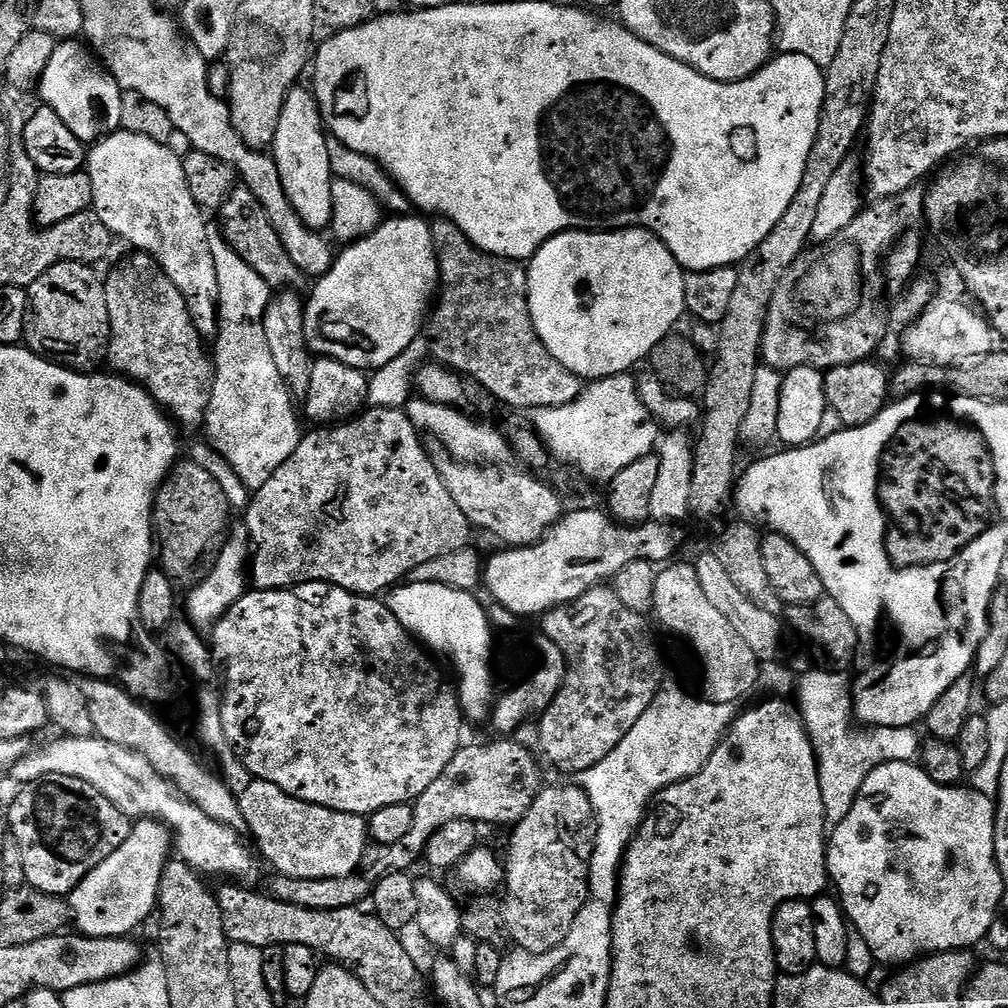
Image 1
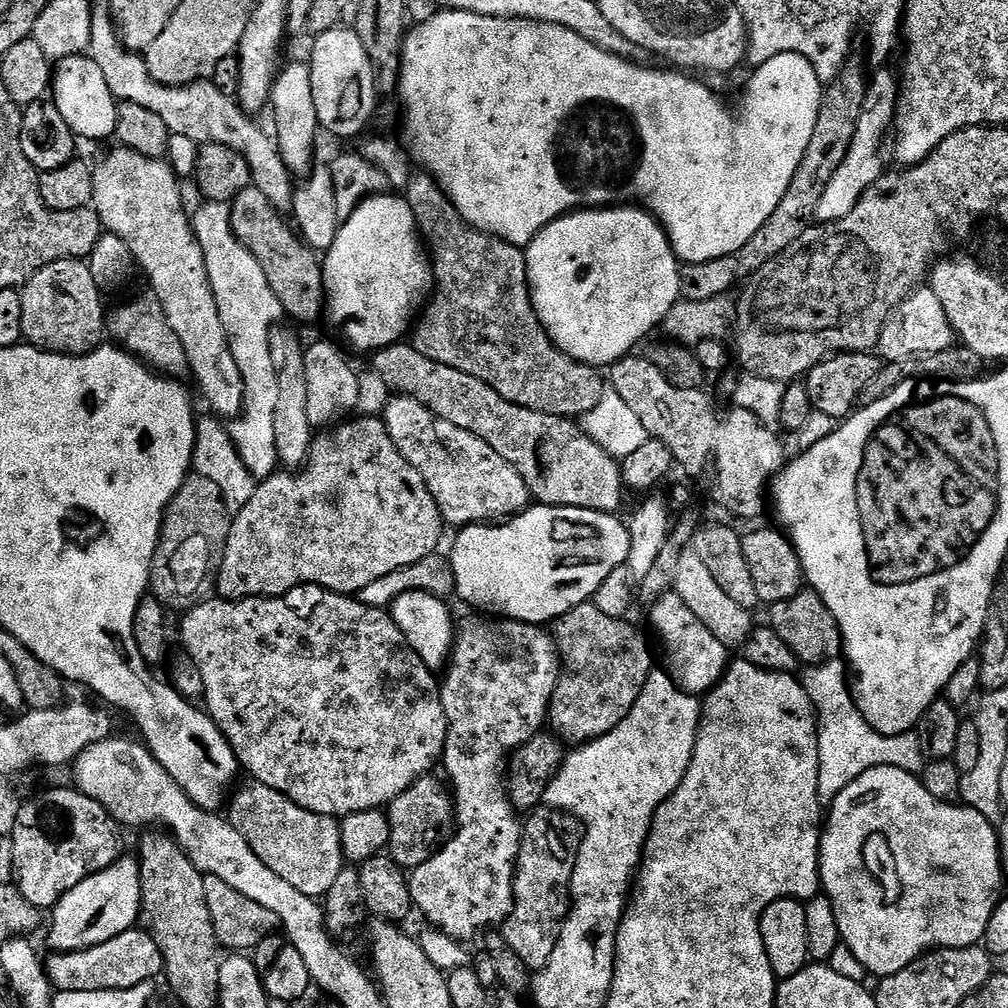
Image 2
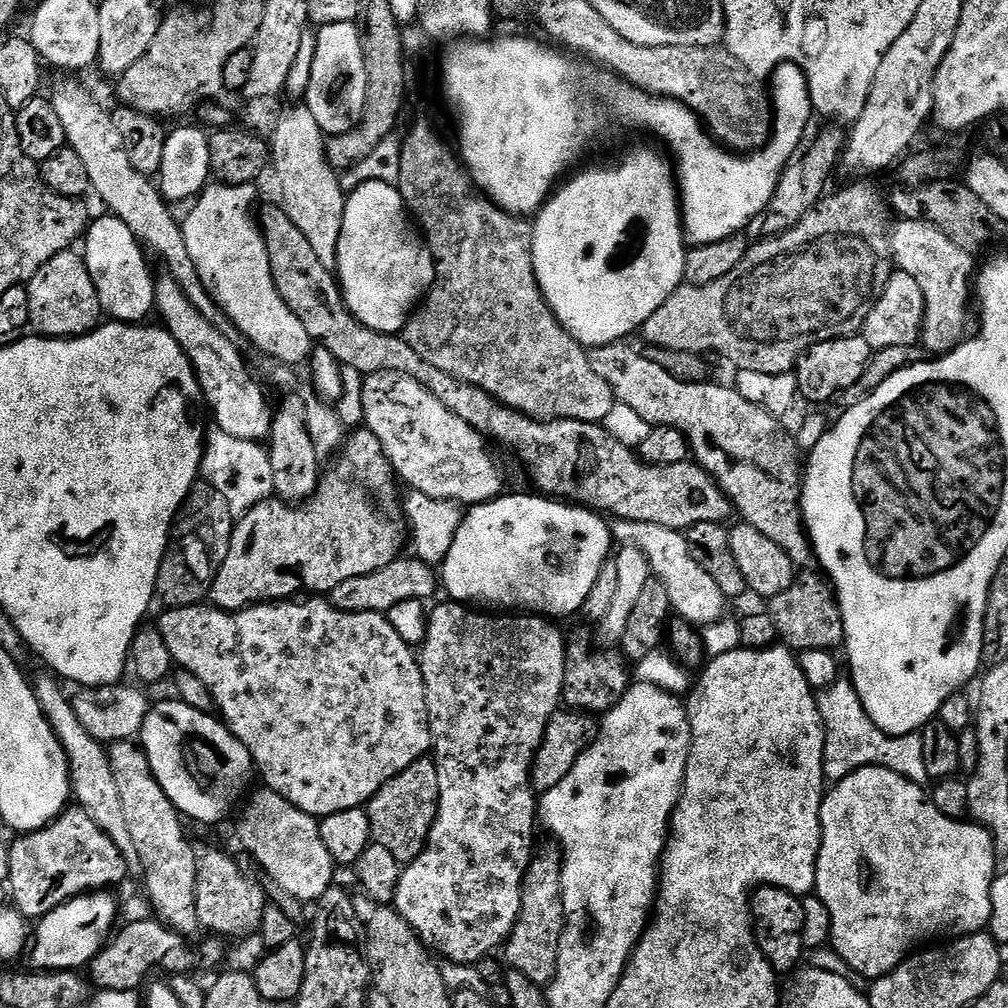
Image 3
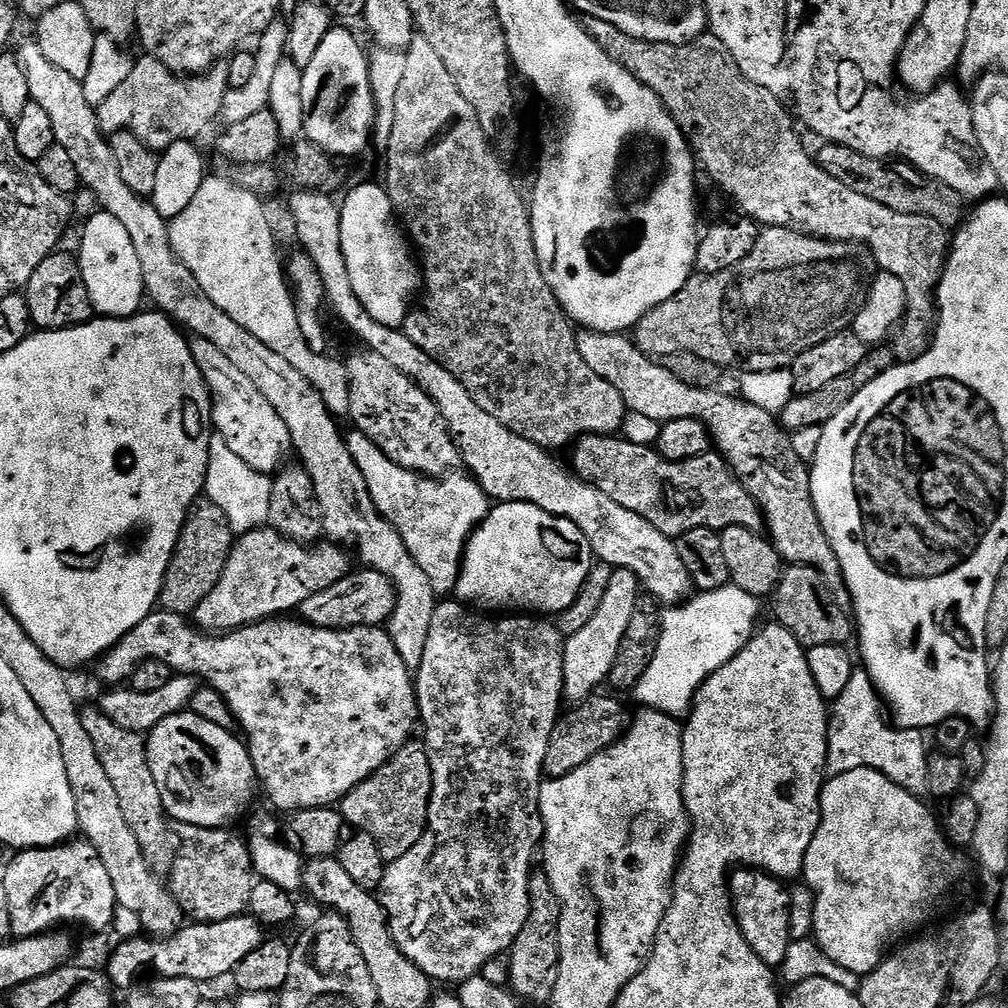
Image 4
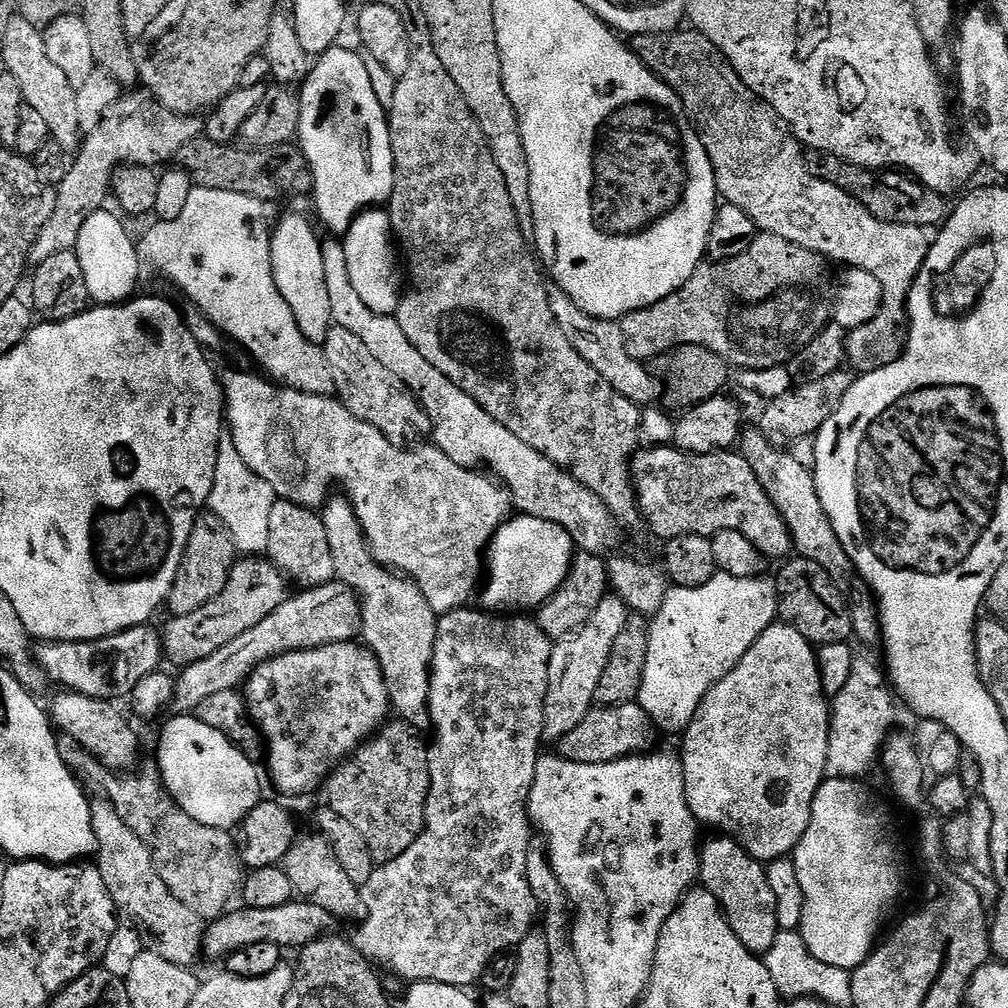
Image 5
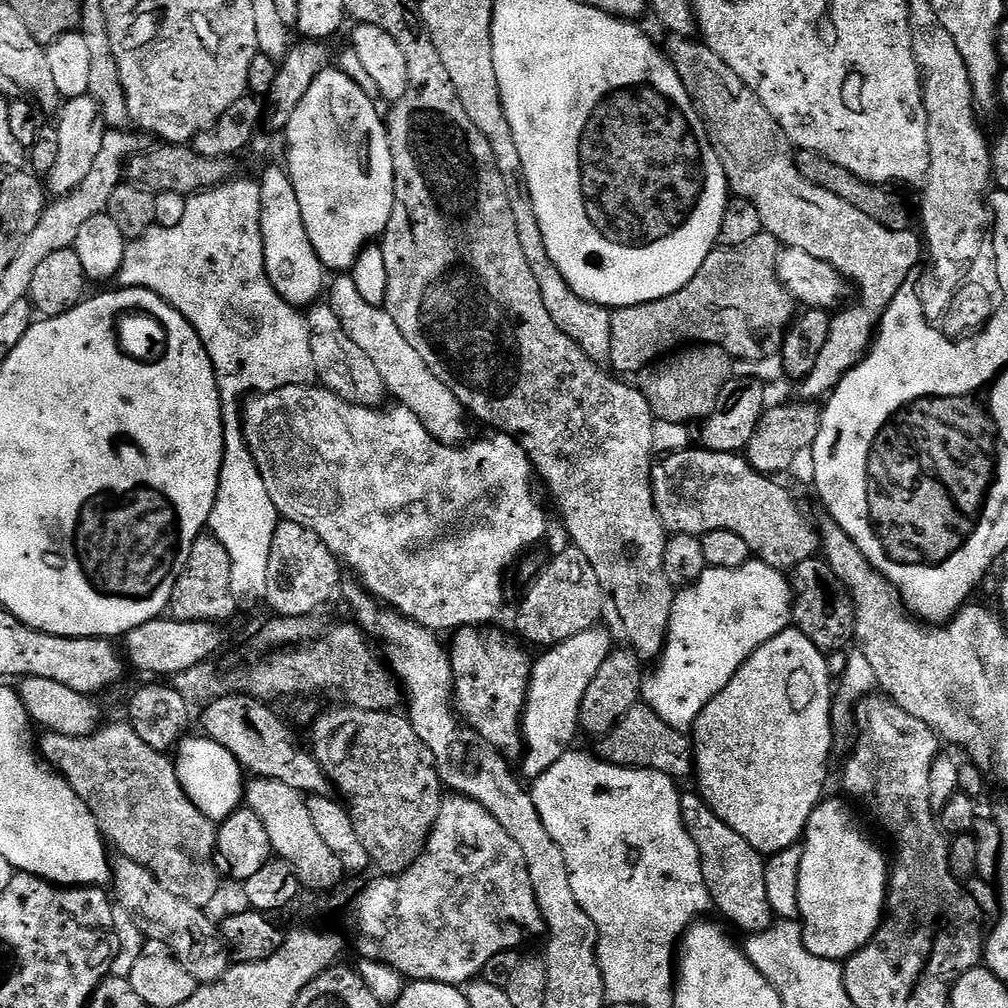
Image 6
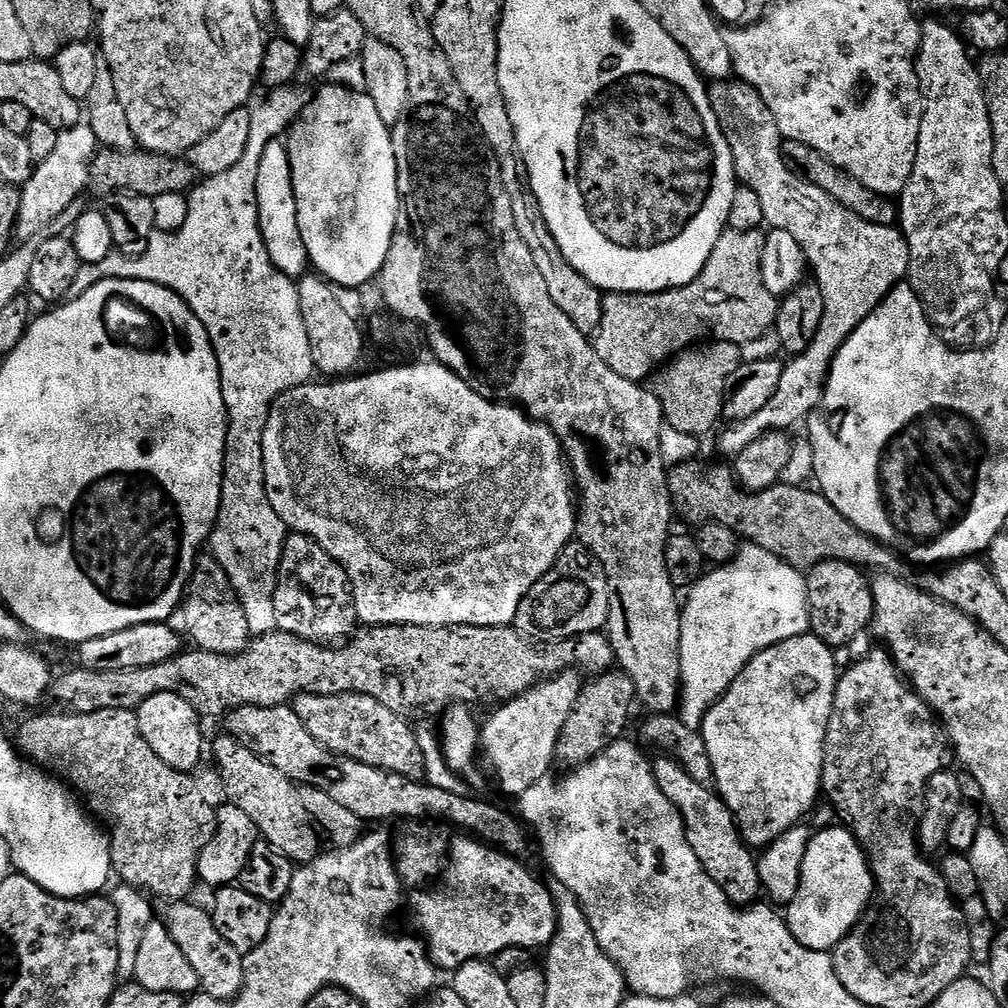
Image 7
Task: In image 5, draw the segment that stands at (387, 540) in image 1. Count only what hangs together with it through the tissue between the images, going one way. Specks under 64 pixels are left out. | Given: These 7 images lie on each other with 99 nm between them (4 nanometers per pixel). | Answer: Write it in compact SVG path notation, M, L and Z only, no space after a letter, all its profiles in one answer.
M252 554L247 558L237 559L236 565L230 570L226 590L222 590L218 598L194 610L194 614L172 616L169 624L162 628L165 657L169 661L172 659L177 666L210 658L214 650L226 646L226 642L234 642L238 634L246 634L250 626L258 626L262 618L274 614L274 610L278 610L278 606L282 606L282 602L290 595L287 583L289 581L284 573L267 558Z

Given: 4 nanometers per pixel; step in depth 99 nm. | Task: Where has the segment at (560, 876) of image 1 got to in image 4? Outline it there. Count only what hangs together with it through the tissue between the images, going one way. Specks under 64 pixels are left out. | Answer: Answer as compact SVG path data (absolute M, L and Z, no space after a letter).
M542 870L533 871L528 879L530 894L530 914L526 918L526 926L522 926L522 934L512 943L506 959L510 966L508 979L511 991L521 1001L529 1000L532 1004L547 1005L554 994L554 986L558 982L558 966L560 965L560 899L554 894L554 886L550 886L550 878Z

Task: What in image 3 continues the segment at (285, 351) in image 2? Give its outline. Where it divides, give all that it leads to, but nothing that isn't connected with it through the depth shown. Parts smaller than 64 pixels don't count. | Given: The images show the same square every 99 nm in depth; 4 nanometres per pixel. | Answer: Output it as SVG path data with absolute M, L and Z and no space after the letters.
M288 400L280 409L275 409L266 449L273 471L273 493L285 504L293 506L299 506L311 498L322 479L322 458L317 455L314 444L310 442L310 434L304 425L303 405L298 400Z

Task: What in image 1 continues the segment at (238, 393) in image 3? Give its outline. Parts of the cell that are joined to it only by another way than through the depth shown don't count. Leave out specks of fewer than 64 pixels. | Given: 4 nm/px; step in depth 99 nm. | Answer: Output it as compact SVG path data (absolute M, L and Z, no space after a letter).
M112 130L91 145L86 156L86 171L90 182L94 182L92 208L112 232L113 237L125 240L137 252L144 252L156 259L161 272L174 282L192 315L192 322L201 337L216 335L218 323L218 272L214 270L214 254L210 254L209 225L204 225L206 213L194 202L190 186L186 186L183 159L174 154L167 144L154 142L142 134L130 134L123 130Z

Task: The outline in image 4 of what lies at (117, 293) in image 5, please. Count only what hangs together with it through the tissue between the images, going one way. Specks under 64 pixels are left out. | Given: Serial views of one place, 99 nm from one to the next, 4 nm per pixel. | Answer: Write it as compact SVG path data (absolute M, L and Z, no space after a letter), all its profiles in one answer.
M103 210L93 212L83 224L78 259L82 282L86 282L86 290L90 290L93 313L113 320L136 315L141 311L143 304L140 303L145 303L146 293L142 282L142 266L138 263L134 242L130 242L130 234L126 234L118 218Z

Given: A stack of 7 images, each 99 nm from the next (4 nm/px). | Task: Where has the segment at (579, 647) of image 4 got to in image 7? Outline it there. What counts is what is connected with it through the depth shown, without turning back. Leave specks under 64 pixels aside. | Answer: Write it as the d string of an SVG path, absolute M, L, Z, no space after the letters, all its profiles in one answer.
M579 671L560 672L535 684L528 692L507 701L482 724L482 756L492 763L496 780L508 796L522 798L530 786L545 779L557 759L556 747L566 722L580 696L582 676Z

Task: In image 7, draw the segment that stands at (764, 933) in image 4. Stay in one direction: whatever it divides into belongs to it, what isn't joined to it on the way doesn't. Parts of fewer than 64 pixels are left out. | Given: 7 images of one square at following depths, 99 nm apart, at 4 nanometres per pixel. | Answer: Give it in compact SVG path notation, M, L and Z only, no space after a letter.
M660 758L652 764L652 773L660 784L660 789L670 798L670 802L678 810L688 831L690 846L694 846L694 854L702 862L706 874L722 886L722 894L730 898L737 906L751 906L761 899L760 865L757 857L752 857L753 849L746 843L735 816L712 788L694 782L694 778L686 769L671 758Z

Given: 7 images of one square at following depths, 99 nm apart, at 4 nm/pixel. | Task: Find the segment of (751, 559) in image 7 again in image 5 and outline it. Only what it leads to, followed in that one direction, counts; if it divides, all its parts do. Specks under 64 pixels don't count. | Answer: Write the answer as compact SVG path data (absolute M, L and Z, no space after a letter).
M717 571L710 582L697 588L669 587L664 601L656 615L651 617L648 626L650 650L646 654L646 670L638 703L646 710L657 729L664 732L683 733L688 724L696 717L704 695L716 685L727 672L754 646L761 634L777 623L778 605L776 586L771 579L755 576L754 578L734 578L730 574Z

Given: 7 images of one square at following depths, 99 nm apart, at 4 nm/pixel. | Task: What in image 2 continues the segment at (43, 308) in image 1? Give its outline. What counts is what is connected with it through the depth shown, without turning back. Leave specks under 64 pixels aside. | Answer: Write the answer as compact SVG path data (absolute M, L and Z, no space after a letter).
M62 260L46 266L44 269L38 270L28 283L19 289L22 298L22 337L31 347L43 348L46 352L60 352L63 356L84 356L87 352L92 352L95 348L101 347L102 341L106 336L106 308L104 312L104 300L102 289L99 284L94 282L94 274L91 267L84 260Z

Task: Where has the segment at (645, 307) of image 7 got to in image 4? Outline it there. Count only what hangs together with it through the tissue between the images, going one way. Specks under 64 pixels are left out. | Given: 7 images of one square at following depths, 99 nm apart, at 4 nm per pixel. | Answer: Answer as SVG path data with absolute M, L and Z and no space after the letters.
M765 227L760 233L754 250L750 250L750 254L746 254L746 258L742 258L742 262L738 262L738 266L730 266L730 270L722 270L722 274L710 274L709 276L694 274L688 279L686 286L682 286L682 290L678 290L678 294L674 298L654 306L654 310L647 312L636 323L634 339L638 347L647 356L653 358L685 352L686 354L698 354L698 358L706 358L706 362L714 362L722 370L736 368L735 370L740 372L761 372L762 370L791 368L793 362L806 350L826 342L826 338L830 338L834 334L851 329L854 318L866 302L868 290L872 286L876 271L876 261L872 259L871 251L862 244L853 244L846 240L819 240L817 236L808 236L804 232L797 232L794 228Z

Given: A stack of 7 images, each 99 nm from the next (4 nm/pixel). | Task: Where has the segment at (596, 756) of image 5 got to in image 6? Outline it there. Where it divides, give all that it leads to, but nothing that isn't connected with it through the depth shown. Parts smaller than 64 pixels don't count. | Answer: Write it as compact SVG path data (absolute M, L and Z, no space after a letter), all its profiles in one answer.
M641 702L632 707L599 741L599 759L606 764L617 764L623 768L649 768L672 777L677 782L691 777L694 772L694 744L685 733L666 726L658 714Z

